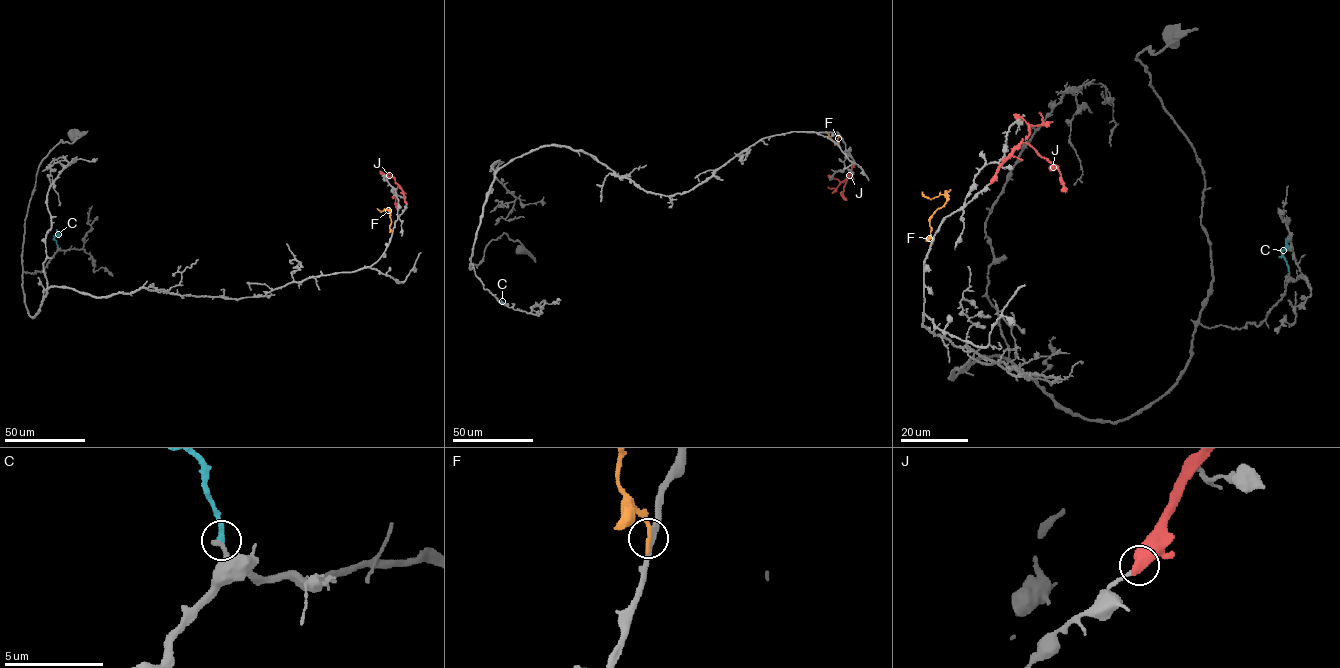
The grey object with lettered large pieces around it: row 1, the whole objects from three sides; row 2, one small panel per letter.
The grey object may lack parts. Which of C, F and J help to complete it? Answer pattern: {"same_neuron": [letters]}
{"same_neuron": ["C"]}

